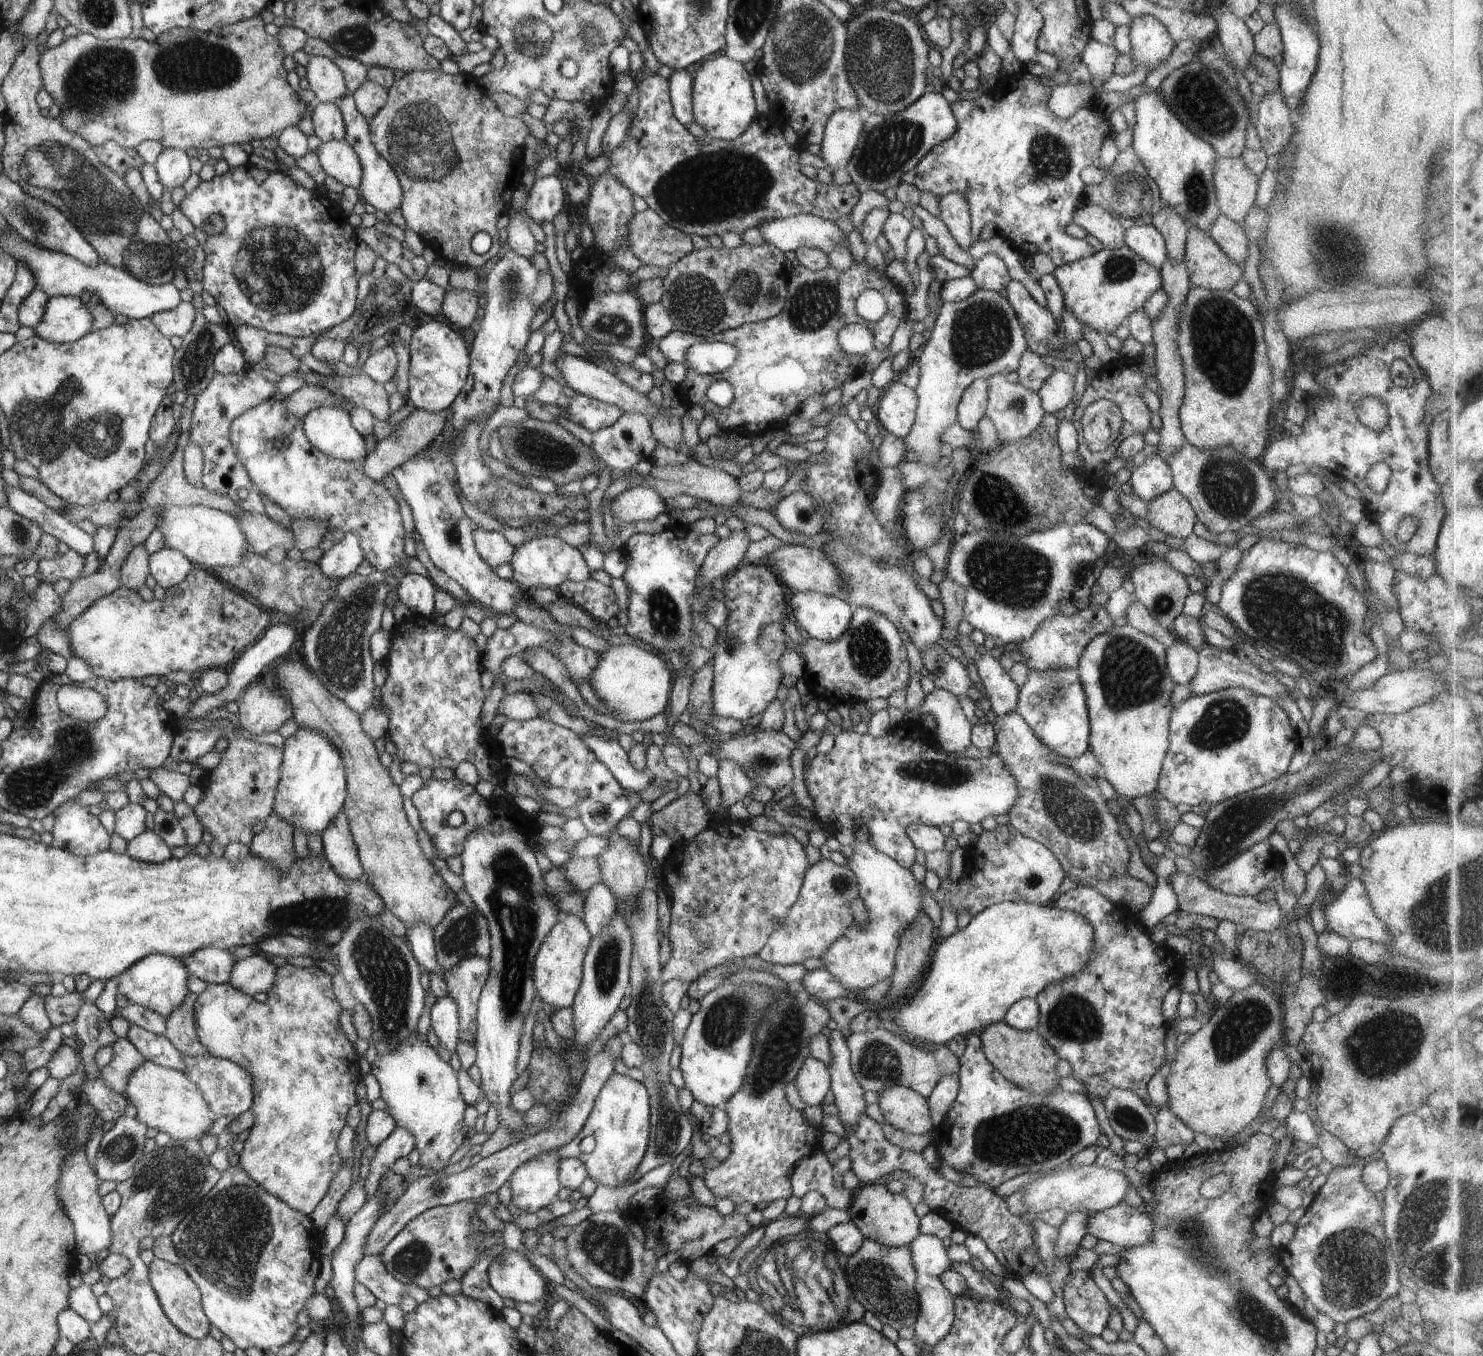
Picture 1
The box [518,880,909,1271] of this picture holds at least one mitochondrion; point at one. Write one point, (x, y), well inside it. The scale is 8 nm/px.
(783, 1036)

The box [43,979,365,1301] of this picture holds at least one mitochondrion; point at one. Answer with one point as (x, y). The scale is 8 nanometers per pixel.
(165, 1184)

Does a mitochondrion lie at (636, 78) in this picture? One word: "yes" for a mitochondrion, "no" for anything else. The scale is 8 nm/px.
no

